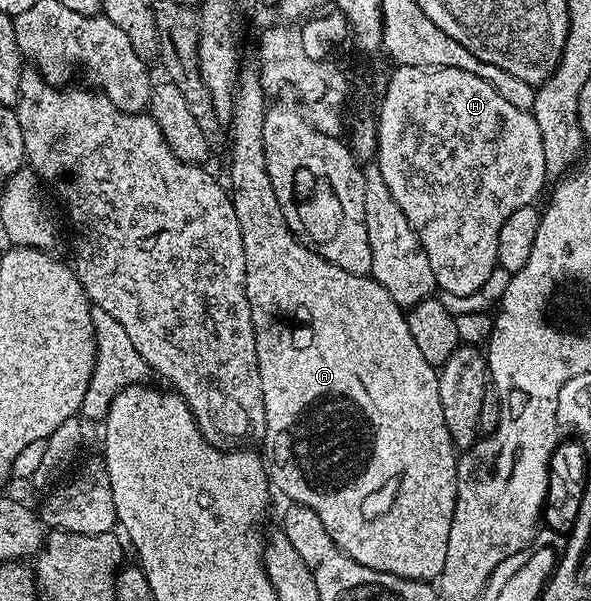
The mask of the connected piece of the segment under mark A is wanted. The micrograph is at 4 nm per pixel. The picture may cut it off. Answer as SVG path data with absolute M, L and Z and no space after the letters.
M243 69L238 75L238 88L234 91L234 124L230 130L228 128L228 150L230 148L230 178L234 181L232 197L236 208L236 220L240 220L240 232L244 236L246 295L252 308L260 388L264 388L266 427L260 432L260 450L270 475L270 485L277 493L279 490L284 497L290 498L286 500L293 505L312 508L312 512L320 516L320 524L328 528L328 536L332 536L334 543L348 556L352 556L356 564L364 564L364 568L376 568L376 572L388 572L408 580L433 583L444 572L446 537L452 532L452 507L458 491L459 460L454 441L448 432L448 424L444 424L438 370L432 364L428 364L428 360L424 360L420 348L412 341L412 332L408 332L403 307L398 306L396 300L388 296L388 292L384 292L379 282L365 274L344 272L344 268L336 268L336 264L324 261L321 253L300 240L299 235L295 234L284 220L280 200L276 200L276 192L272 192L272 180L268 180L268 164L264 160L264 116L267 109L268 95L258 78L257 69Z

